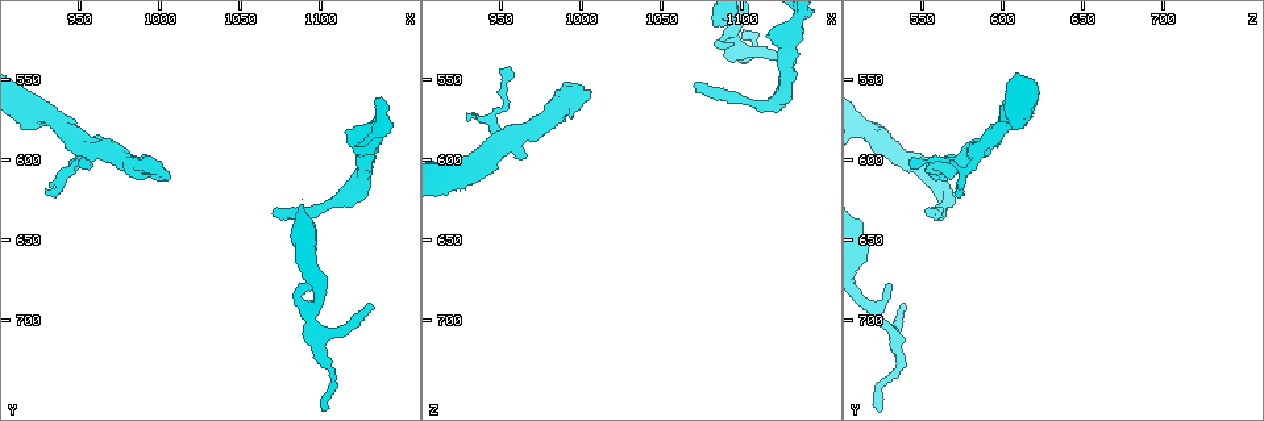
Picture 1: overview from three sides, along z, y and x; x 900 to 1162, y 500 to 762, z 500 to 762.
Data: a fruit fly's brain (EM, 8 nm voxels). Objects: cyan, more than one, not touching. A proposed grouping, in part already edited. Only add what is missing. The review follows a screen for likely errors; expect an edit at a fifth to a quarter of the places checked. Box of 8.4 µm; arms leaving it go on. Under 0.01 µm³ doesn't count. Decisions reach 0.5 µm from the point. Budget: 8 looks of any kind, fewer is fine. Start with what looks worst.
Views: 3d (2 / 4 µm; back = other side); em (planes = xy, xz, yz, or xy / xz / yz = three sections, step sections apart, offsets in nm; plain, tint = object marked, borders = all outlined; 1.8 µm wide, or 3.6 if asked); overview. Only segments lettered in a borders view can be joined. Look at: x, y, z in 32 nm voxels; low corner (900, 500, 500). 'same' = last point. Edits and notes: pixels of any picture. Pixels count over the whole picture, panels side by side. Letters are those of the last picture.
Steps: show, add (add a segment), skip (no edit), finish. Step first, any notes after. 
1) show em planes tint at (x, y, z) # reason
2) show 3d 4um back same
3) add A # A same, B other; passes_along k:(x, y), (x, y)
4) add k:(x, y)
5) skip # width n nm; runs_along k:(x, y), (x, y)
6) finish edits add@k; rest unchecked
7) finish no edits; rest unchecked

show 3d 4um at (1134, 694, 538) # an open end

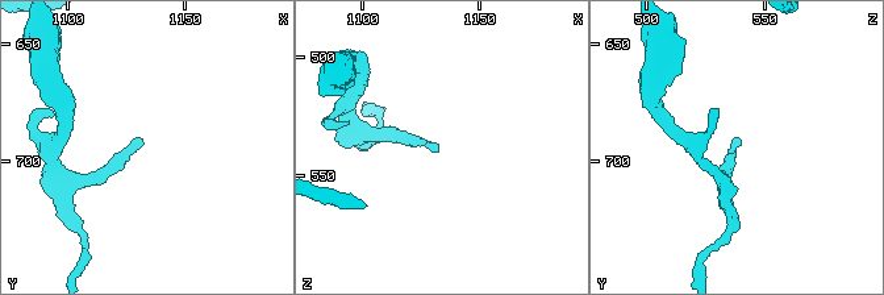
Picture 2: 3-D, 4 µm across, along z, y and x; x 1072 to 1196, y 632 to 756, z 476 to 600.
show em planes borders at (1133, 692, 537)

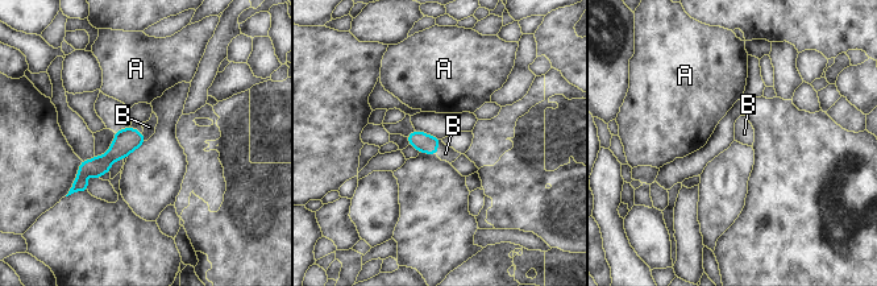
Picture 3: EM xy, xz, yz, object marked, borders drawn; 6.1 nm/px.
add 3:(445, 153) # A other, B same; passes_along 3:(424, 142), (436, 148), (445, 153); the cell continues

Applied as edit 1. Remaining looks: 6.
show em yz step 16 borders at (1006, 610, 556) # an open end

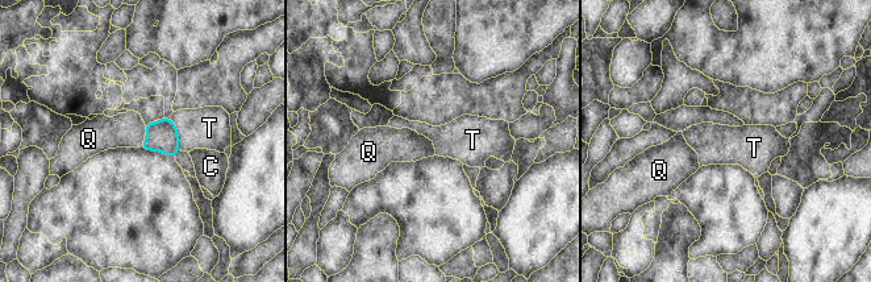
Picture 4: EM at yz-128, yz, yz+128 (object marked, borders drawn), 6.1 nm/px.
add 4:(128, 129) # longest_contact T 220 nm; C other, Q same, T other; the cell continues

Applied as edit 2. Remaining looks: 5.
finish edits add@3, add@4; rest unchecked

